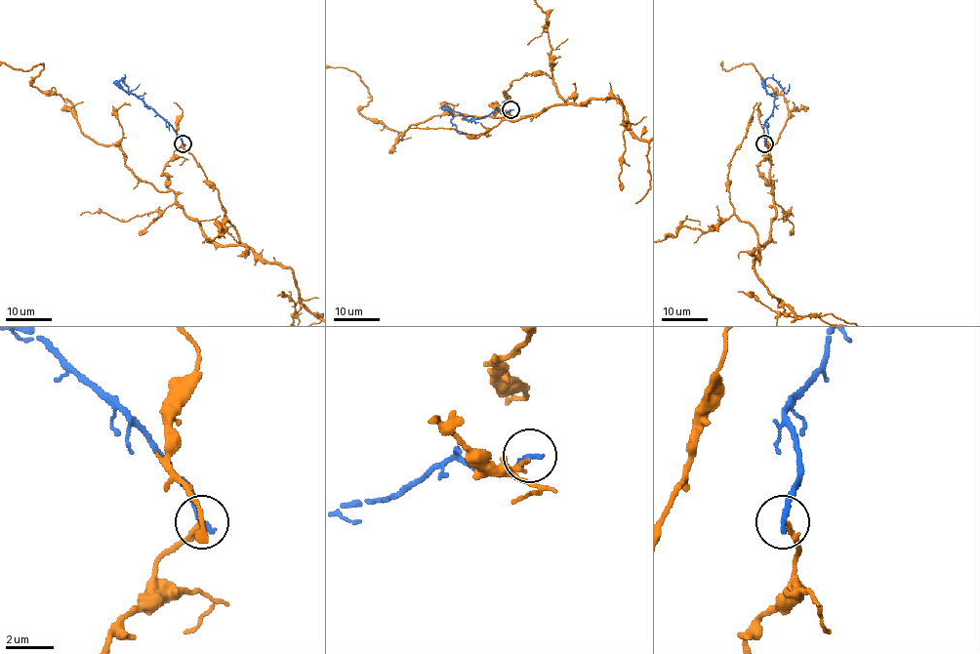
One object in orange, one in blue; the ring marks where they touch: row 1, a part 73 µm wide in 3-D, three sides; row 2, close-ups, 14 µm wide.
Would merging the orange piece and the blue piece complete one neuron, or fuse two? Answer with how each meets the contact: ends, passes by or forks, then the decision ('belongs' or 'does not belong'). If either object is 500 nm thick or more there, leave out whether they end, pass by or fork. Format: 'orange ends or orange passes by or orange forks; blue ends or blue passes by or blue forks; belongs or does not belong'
orange ends; blue ends; does not belong

